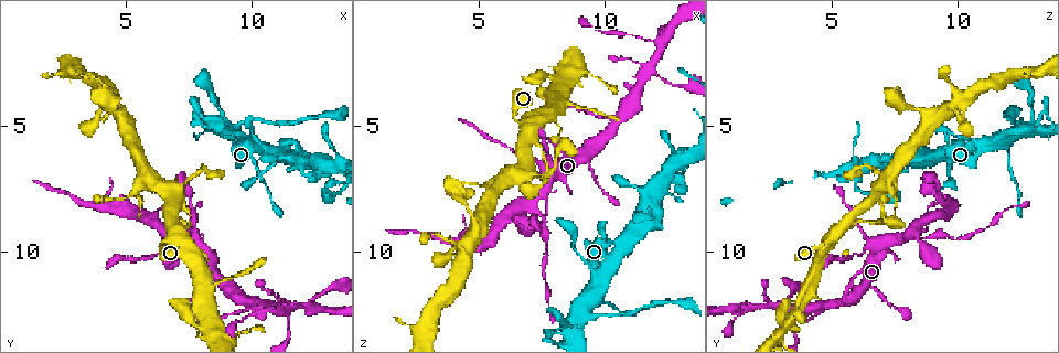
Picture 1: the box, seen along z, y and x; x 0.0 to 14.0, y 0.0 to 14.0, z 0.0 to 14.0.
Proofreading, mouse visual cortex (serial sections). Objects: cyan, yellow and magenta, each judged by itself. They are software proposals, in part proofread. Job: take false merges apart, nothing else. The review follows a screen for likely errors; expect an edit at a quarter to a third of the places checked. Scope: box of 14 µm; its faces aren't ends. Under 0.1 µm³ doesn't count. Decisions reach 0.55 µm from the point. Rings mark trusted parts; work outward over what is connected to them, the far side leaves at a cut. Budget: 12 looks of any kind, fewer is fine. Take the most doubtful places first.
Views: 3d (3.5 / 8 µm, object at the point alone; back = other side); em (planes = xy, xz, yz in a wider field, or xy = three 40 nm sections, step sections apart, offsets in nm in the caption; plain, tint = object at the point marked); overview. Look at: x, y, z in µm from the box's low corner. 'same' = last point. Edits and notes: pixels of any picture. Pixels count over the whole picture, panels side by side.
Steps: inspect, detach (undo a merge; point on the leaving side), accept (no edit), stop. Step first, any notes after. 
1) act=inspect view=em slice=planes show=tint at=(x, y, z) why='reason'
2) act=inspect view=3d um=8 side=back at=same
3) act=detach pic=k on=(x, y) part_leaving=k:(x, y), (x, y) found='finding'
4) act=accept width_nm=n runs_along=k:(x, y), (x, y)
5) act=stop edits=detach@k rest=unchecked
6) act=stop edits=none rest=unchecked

act=inspect view=3d um=3.5 at=(7.5, 9.3, 7.6) why='a fork'

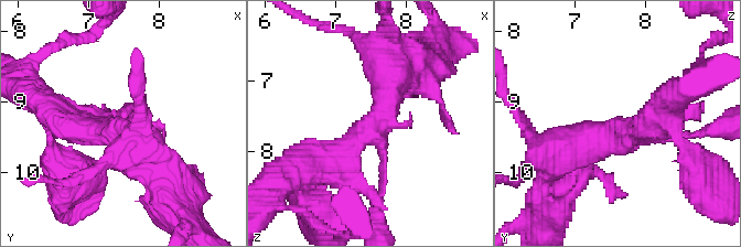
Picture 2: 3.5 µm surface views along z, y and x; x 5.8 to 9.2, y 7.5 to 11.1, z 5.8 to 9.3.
act=inspect view=em slice=xy step=1 show=tint at=(7.55, 9.40, 7.70)

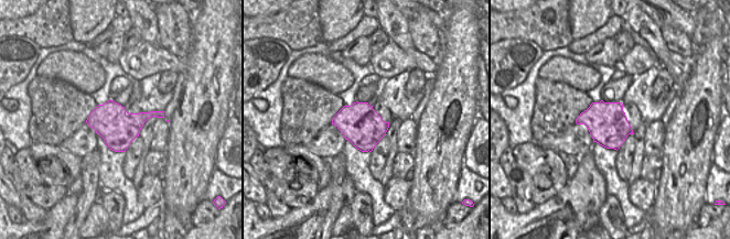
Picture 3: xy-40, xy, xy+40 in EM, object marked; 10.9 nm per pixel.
act=accept runs_along=2:(392, 65), (377, 125), (310, 167) found='continuous, no second cell'

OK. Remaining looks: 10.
act=inspect view=em slice=xy step=1 show=tint at=(9.3, 5.0, 12.6) why='four-way junction'

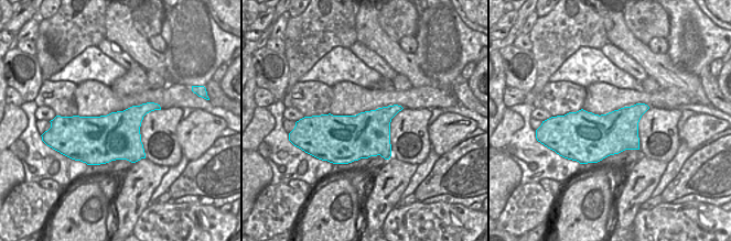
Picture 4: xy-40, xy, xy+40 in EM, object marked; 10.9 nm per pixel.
act=inspect view=3d um=3.5 at=same why='see where the arms go'

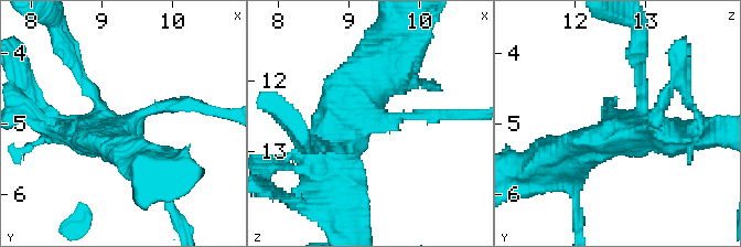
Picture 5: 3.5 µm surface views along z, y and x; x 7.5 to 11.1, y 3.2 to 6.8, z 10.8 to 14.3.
act=accept runs_along=5:(389, 56), (345, 130), (335, 178) found='all the same cell'

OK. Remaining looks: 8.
act=inspect view=3d um=3.5 side=back at=(12.0, 6.4, 7.4) why='sharp bend'

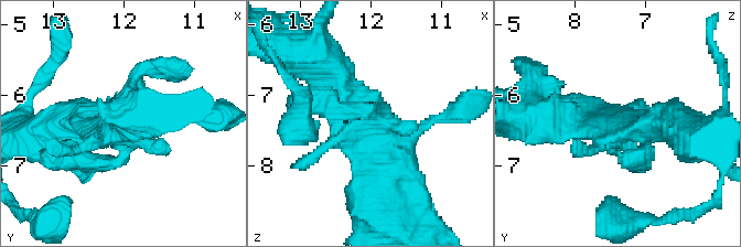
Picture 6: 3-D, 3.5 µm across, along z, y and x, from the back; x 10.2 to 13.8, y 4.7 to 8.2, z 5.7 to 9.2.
act=accept found='all the same cell'

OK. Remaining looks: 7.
act=inspect view=3d um=3.5 at=(7.3, 7.2, 7.0) why='thin neck'

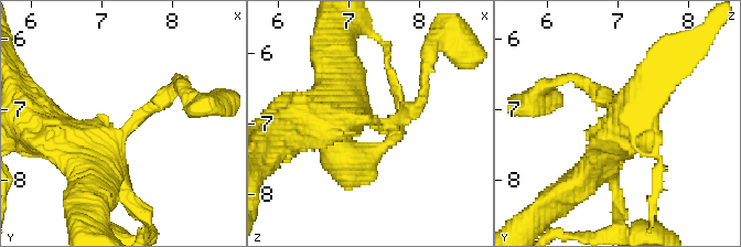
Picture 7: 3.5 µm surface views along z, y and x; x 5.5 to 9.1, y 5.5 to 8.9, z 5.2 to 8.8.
act=inspect view=em slice=xy step=2 show=tint at=(7.40, 7.25, 7.00) arm_widths_nm=200,450 why='shape alone is not enough'

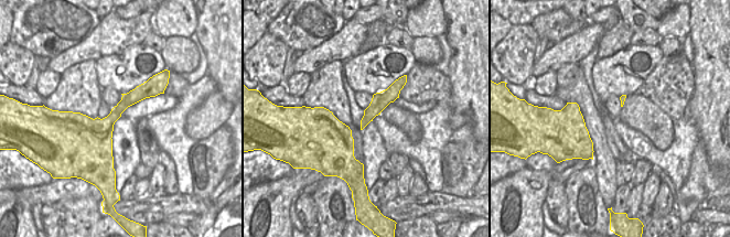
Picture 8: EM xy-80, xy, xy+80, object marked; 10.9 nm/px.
act=accept found='continuous, no second cell'

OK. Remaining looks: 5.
act=inspect view=3d um=3.5 at=(9.3, 11.3, 6.5) why='calibre changes'

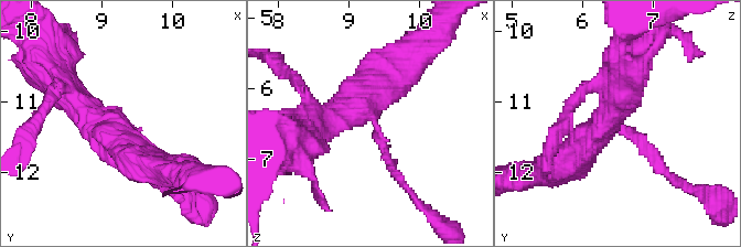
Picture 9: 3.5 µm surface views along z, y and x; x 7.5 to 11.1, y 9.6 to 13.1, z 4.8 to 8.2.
act=inspect view=em slice=planes show=tint at=(9.30, 11.35, 6.40) why='need the tissue'

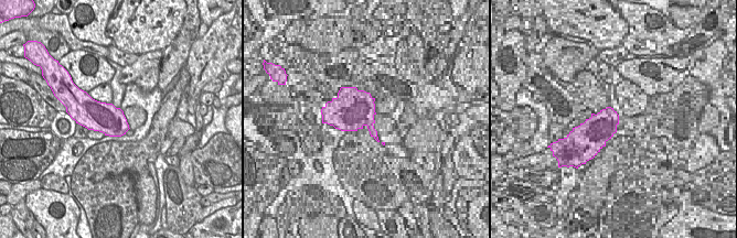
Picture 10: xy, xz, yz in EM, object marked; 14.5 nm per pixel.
act=accept width_nm=440 runs_along=9:(68, 96), (129, 127), (142, 164) found='continuous, no second cell'

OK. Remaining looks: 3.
act=stop edits=none rest=unchecked

